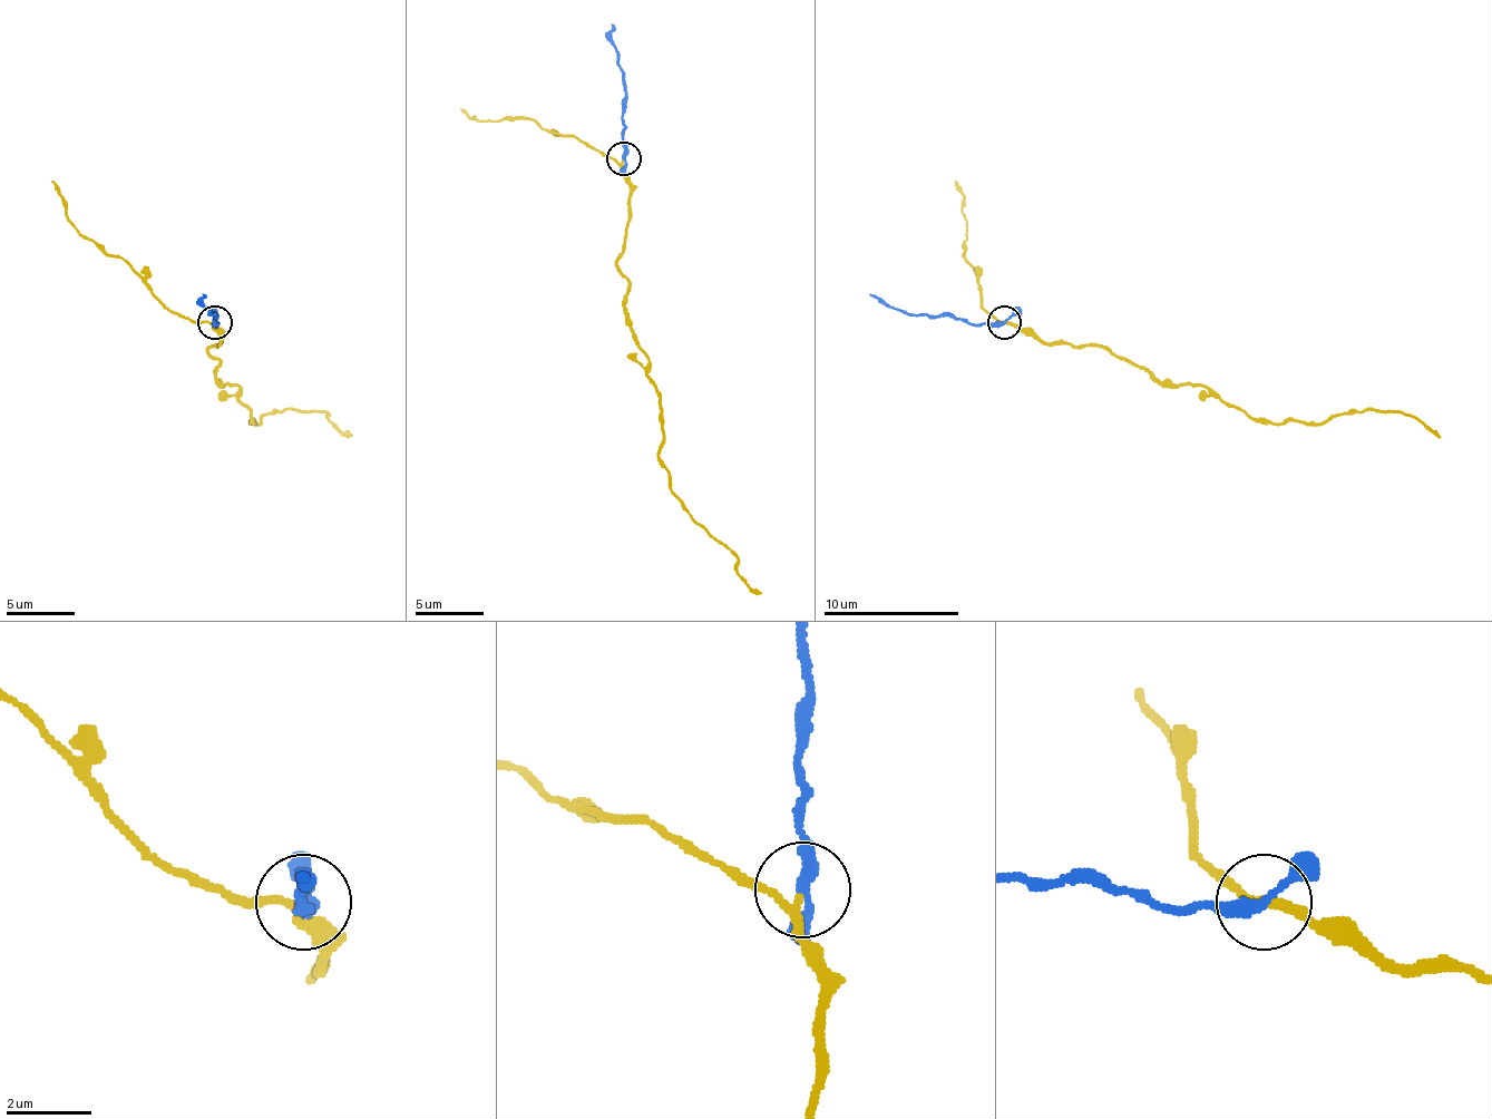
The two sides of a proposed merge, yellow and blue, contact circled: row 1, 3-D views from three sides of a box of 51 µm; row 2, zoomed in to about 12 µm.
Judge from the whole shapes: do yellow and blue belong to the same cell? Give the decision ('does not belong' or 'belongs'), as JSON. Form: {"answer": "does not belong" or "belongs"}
{"answer": "belongs"}

